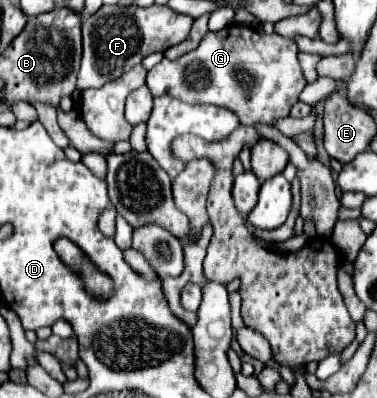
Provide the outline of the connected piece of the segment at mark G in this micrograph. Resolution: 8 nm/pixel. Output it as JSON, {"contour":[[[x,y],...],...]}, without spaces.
{"contour":[[[233,23],[217,33],[209,31],[205,39],[199,43],[197,49],[185,53],[185,57],[179,57],[177,61],[163,59],[159,65],[155,65],[146,77],[146,85],[153,97],[159,95],[171,95],[185,103],[207,103],[217,105],[233,111],[239,117],[241,125],[273,125],[277,119],[283,119],[289,115],[289,109],[299,101],[301,89],[307,85],[303,71],[297,61],[297,43],[293,39],[281,37],[277,33],[265,35],[257,33],[253,27]]]}

